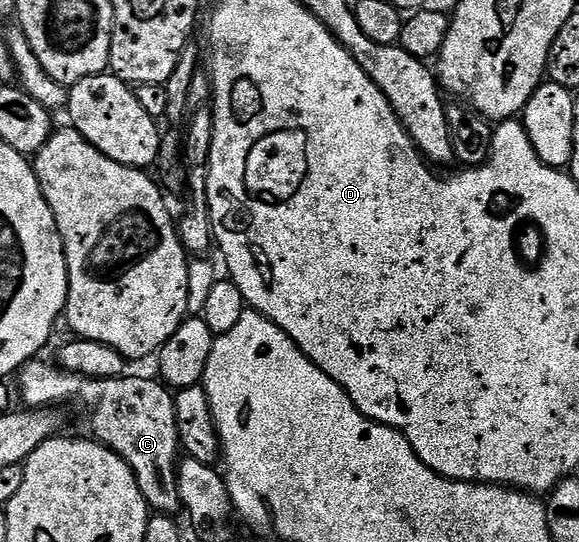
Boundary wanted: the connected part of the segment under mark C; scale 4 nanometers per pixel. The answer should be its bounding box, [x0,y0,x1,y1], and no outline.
[20,360,182,515]

